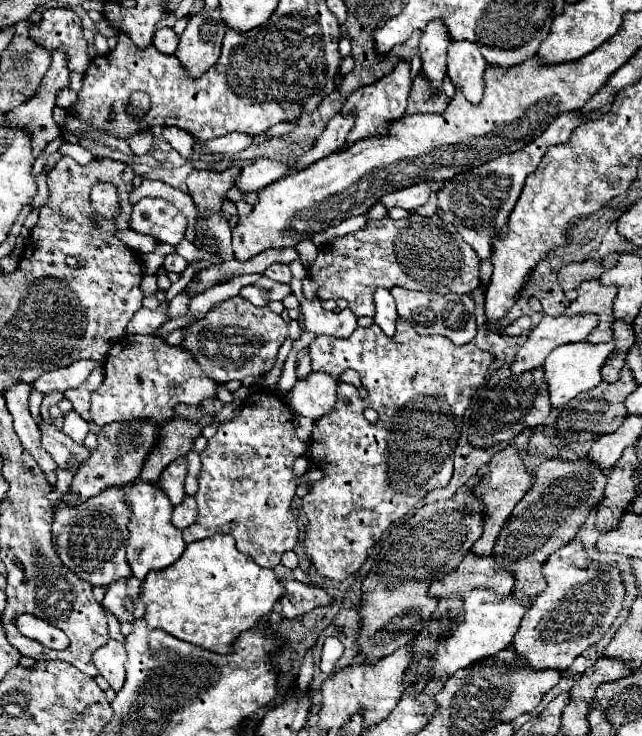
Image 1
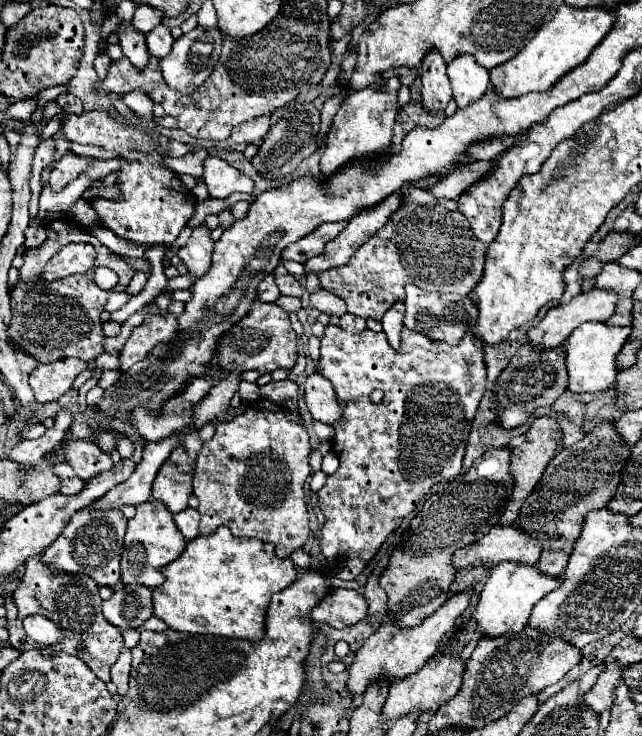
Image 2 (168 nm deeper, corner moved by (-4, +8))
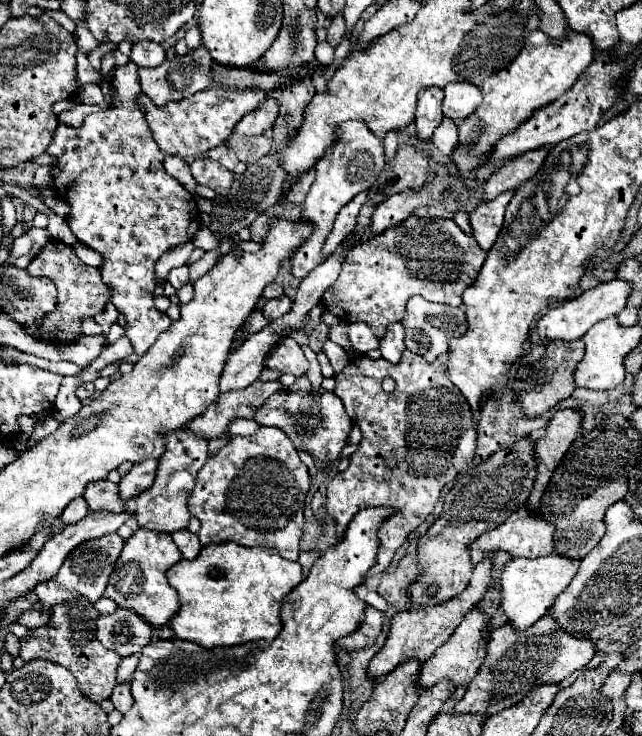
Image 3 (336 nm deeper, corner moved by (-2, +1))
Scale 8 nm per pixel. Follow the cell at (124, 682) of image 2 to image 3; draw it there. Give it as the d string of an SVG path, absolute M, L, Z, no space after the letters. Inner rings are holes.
M127 682L115 686L115 690L113 690L113 694L111 694L111 702L113 702L113 706L115 706L119 712L123 712L123 714L131 708L133 696L131 696L131 690L129 690L129 684L127 684Z

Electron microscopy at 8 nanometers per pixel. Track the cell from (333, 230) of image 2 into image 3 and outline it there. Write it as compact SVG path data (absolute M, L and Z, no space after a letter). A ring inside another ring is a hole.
M361 192L359 196L355 196L349 204L345 204L341 208L341 212L337 214L335 218L335 224L333 224L333 230L329 232L325 244L323 244L323 256L329 256L329 252L333 252L333 248L337 248L337 244L349 234L353 232L355 224L357 224L357 216L359 216L359 210L363 206L367 198L367 192Z

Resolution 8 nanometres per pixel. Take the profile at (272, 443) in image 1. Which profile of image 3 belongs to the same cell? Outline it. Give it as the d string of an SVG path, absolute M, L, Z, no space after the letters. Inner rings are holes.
M259 426L253 436L231 436L231 440L209 456L197 474L197 484L189 496L189 512L199 518L199 540L203 546L219 542L235 542L241 546L275 548L287 560L297 560L303 530L303 504L311 486L309 468L297 456L289 436L275 426Z

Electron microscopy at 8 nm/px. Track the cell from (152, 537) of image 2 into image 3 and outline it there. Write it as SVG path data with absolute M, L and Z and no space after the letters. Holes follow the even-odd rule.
M137 528L137 532L125 540L121 556L115 564L113 576L107 584L105 596L115 600L119 606L129 606L141 618L145 618L153 628L163 626L179 608L177 592L169 586L165 572L181 560L181 552L167 532L153 532L147 528Z

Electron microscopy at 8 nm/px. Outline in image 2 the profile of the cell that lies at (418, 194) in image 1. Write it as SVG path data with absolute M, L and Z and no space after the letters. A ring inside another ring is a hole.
M473 161L467 165L459 165L455 171L451 171L447 177L443 177L437 185L433 185L431 189L427 189L429 193L433 193L435 197L447 197L447 199L457 199L459 195L463 195L475 181L483 179L493 167L497 165L497 161Z

